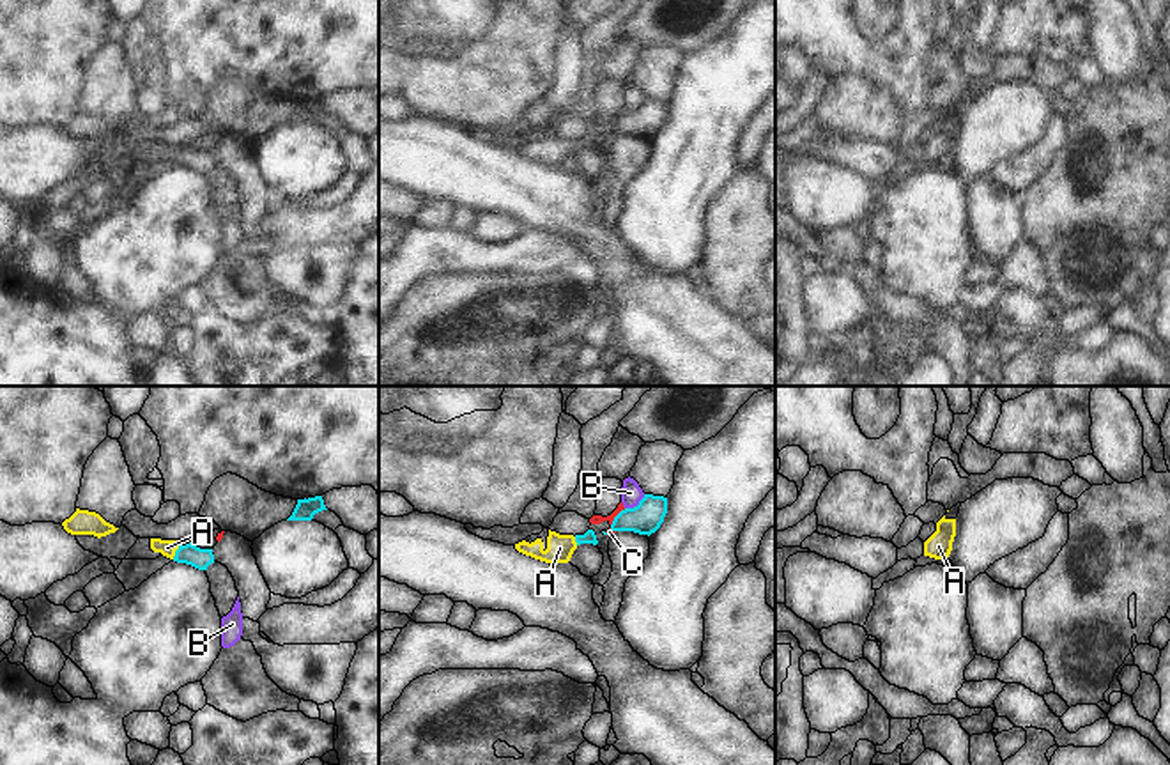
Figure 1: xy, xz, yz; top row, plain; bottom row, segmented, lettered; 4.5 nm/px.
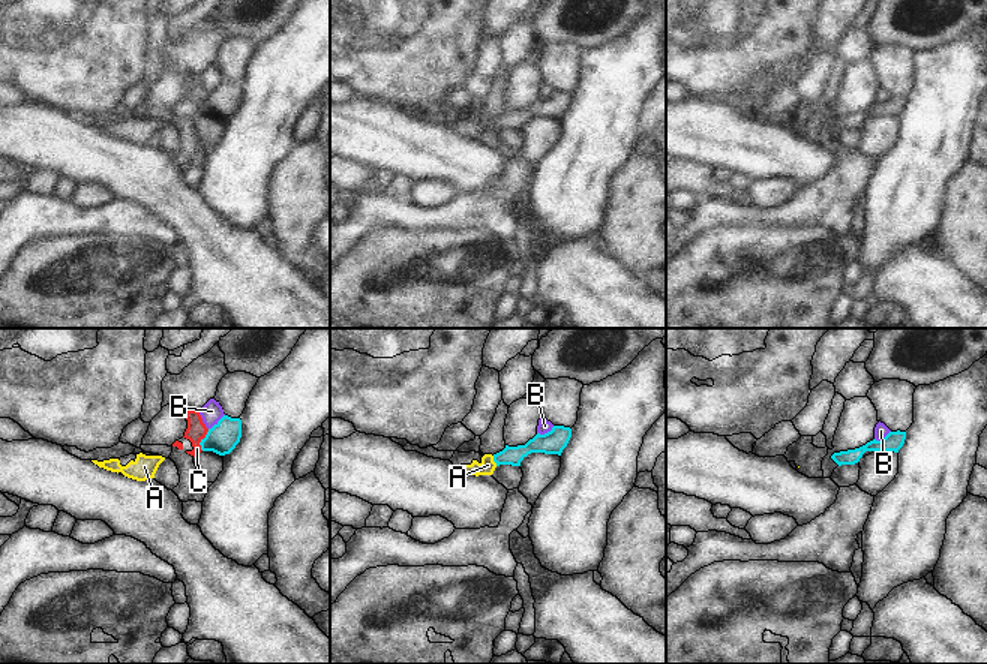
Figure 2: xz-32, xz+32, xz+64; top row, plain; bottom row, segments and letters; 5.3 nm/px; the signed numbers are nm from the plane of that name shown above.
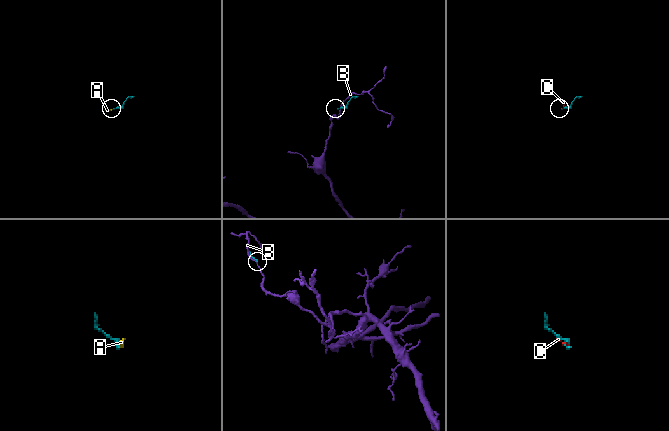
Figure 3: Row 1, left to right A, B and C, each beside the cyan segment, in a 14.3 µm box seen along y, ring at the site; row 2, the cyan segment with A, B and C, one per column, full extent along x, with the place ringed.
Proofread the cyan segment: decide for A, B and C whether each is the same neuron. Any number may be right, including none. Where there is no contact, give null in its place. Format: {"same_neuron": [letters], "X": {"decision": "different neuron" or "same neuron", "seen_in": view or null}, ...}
{"same_neuron": ["A"], "A": {"decision": "same neuron", "seen_in": "xy"}, "B": {"decision": "different neuron", "seen_in": "xz"}, "C": {"decision": "different neuron", "seen_in": "xz"}}

